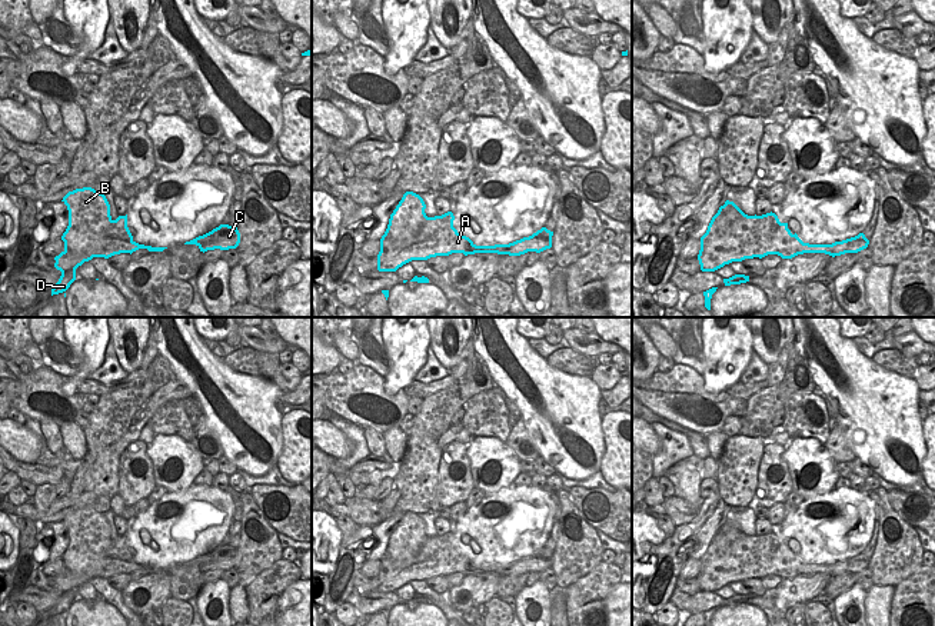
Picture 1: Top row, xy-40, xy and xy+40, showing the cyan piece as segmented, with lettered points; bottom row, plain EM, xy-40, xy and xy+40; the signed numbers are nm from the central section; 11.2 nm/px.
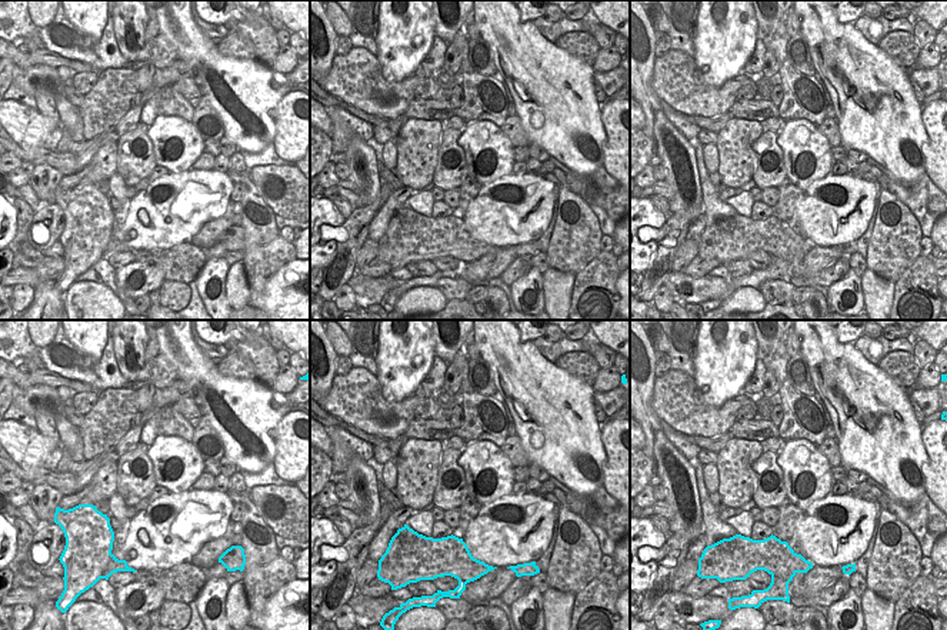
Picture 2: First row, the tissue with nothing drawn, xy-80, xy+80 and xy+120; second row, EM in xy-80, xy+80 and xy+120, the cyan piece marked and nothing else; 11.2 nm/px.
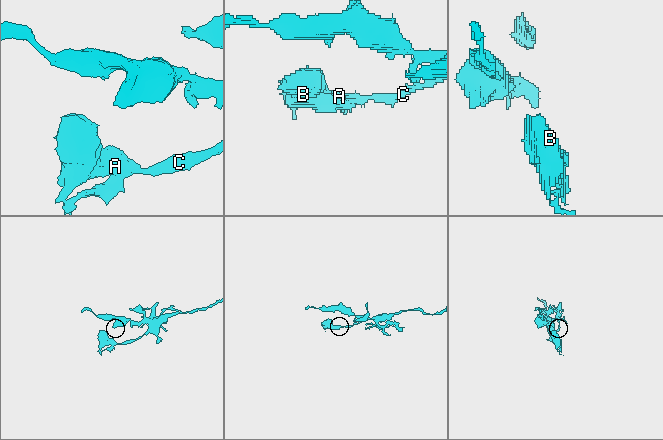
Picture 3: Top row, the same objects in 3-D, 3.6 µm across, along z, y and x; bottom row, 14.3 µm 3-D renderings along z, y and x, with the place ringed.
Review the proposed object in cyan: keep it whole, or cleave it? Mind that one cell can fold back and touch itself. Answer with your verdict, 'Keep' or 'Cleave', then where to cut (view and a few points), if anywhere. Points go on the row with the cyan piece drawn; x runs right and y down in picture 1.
Cleave. Split along xy+40 (742, 212), (729, 235), (712, 237), (711, 245), (731, 260)

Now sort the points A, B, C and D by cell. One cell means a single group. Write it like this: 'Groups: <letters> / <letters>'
Groups: A C / B D

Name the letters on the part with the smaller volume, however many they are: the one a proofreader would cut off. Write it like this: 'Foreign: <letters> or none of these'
Foreign: B, D

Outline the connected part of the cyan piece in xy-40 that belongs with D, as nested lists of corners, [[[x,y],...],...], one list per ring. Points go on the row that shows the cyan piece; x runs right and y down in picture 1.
[[[91,187],[69,192],[61,200],[69,210],[69,226],[61,236],[64,250],[54,257],[61,272],[51,296],[66,292],[76,280],[76,269],[99,257],[104,233],[112,227],[110,204]]]

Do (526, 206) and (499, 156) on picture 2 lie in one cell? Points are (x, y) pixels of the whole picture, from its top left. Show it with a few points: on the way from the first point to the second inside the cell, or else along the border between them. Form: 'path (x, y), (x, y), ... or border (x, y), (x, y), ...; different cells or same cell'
border (512, 172), (482, 186); different cells

